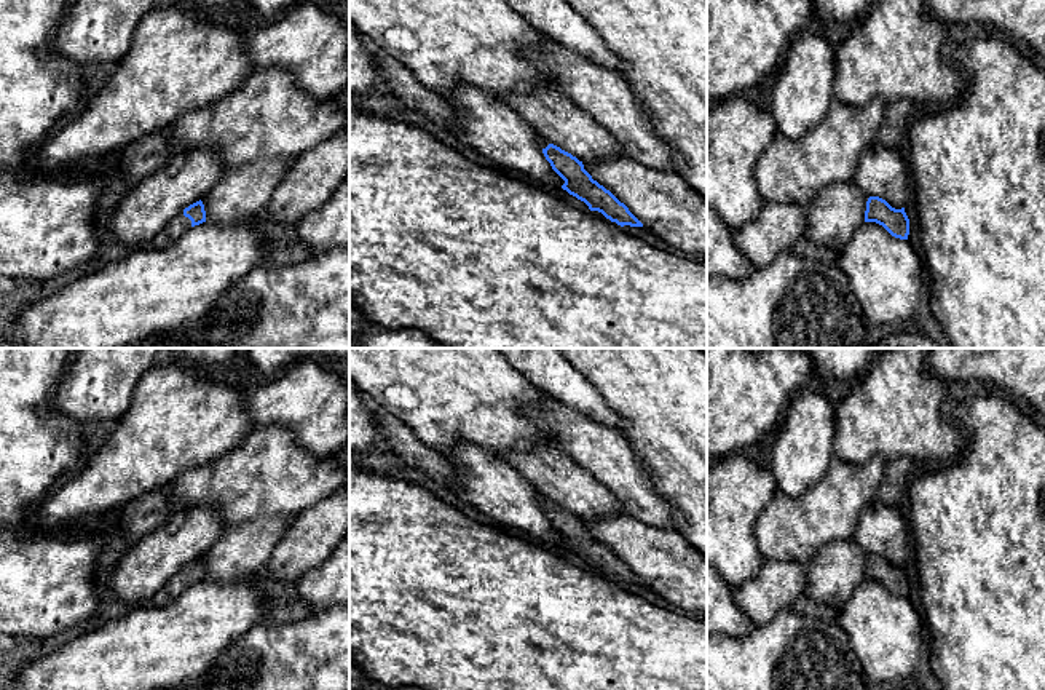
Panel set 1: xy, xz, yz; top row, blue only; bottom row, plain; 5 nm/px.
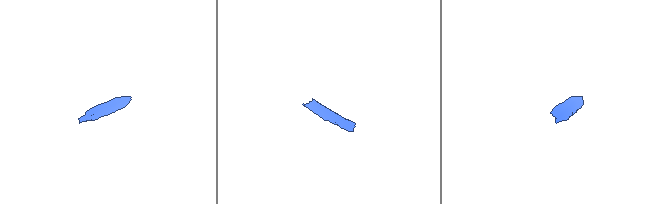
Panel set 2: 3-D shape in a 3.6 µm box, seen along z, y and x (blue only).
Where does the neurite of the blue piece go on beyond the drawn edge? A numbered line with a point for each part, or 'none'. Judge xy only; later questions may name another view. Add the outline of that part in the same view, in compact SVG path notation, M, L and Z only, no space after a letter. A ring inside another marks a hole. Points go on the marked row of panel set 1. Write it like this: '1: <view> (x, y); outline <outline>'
1: xy (181, 224); outline M182 211L155 236L152 246L153 248L169 246L190 228L191 228L191 220L185 217Z

